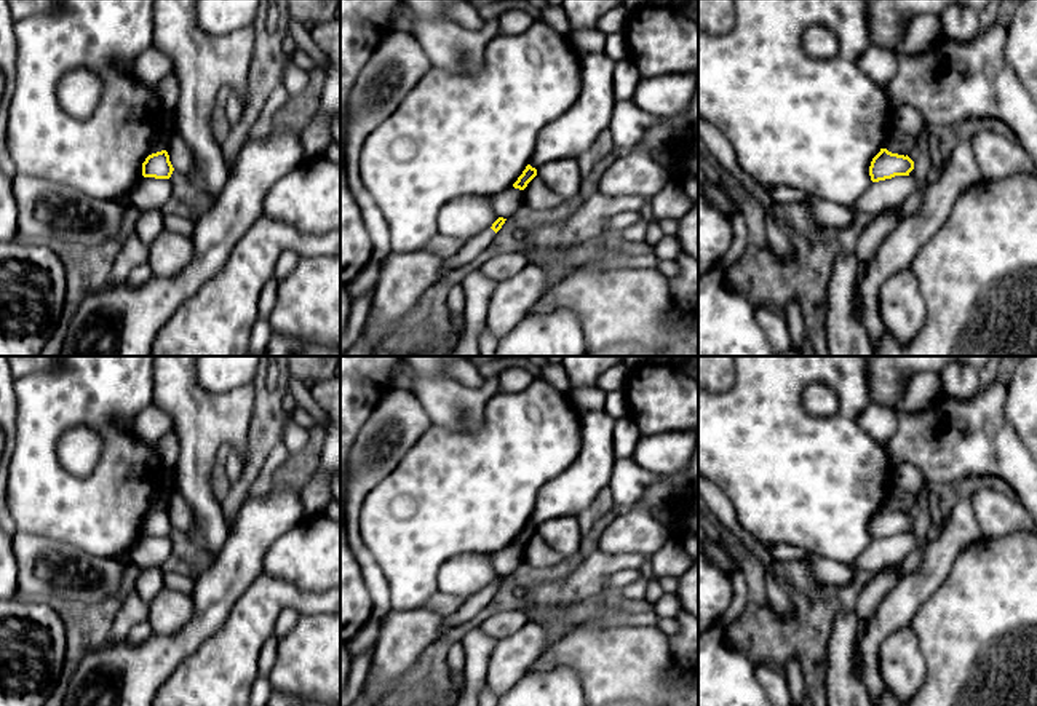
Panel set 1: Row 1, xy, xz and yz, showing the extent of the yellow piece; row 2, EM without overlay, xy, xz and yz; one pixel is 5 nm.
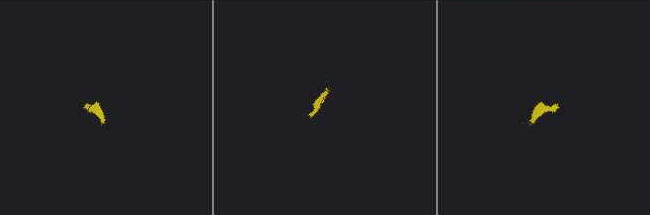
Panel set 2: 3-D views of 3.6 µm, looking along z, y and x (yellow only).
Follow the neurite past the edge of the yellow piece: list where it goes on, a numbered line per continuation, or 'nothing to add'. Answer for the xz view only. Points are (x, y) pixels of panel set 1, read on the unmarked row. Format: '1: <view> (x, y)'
1: xz (476, 602)

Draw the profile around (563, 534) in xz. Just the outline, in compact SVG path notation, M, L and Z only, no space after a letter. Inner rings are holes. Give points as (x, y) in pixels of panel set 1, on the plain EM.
M577 518L548 519L537 527L543 541L561 556L570 556L580 551L580 524Z

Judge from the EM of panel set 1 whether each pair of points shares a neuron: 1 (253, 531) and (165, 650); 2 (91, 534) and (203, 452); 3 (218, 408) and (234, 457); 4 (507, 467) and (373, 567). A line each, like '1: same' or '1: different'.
1: same
2: different
3: different
4: different

